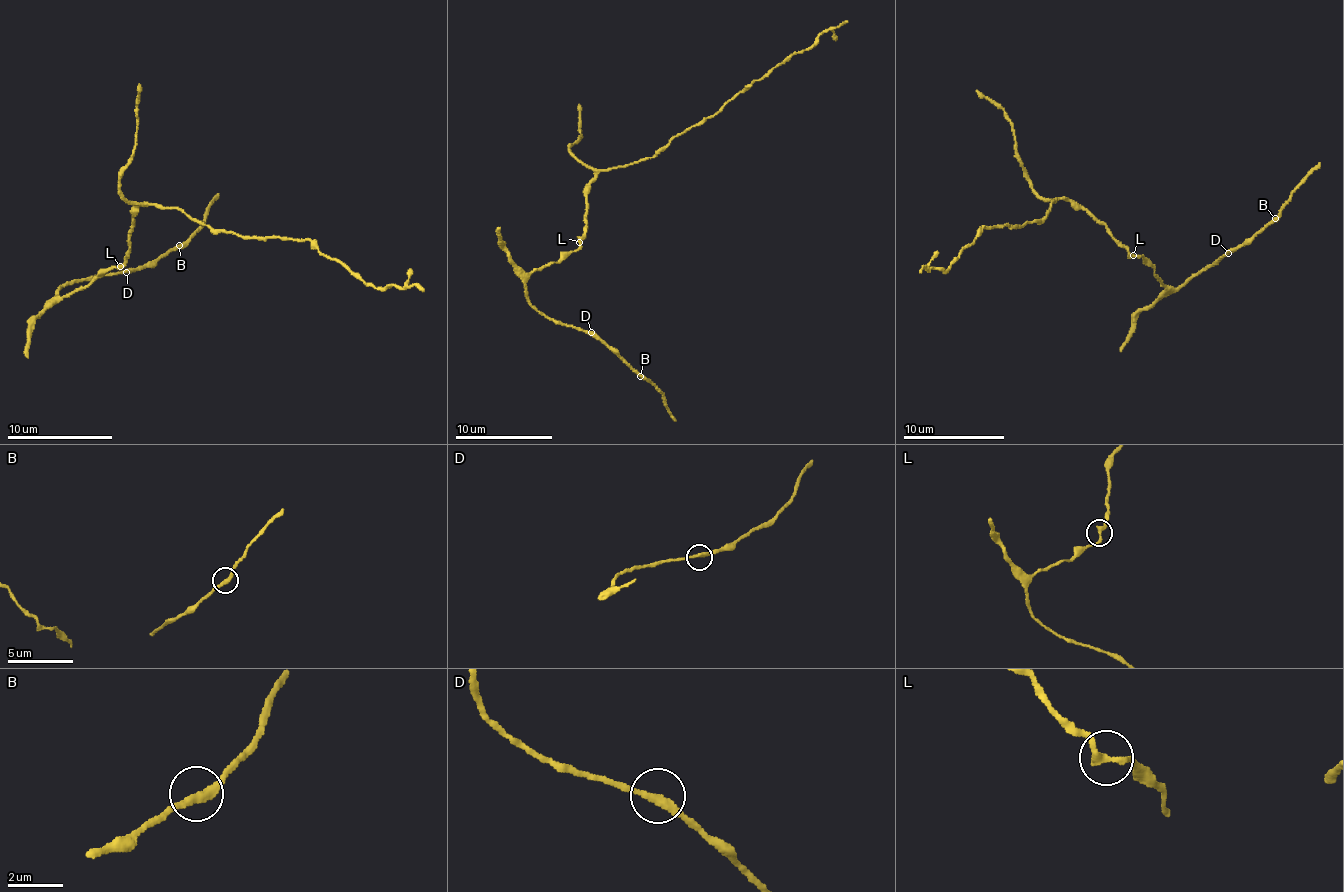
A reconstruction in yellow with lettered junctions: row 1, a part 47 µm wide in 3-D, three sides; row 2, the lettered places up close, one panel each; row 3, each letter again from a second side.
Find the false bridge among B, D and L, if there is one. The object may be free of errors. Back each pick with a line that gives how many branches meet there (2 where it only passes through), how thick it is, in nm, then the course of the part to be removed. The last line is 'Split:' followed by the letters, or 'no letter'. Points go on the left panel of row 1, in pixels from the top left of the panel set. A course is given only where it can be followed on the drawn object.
Split: no letter

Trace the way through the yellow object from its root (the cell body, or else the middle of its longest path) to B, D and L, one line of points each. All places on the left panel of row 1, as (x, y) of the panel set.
B: (132, 233), (119, 268), (105, 268), (55, 300), (69, 281), (139, 270), (179, 245)
D: (132, 233), (127, 259), (119, 268), (105, 268), (83, 288), (55, 300), (55, 293), (69, 281), (126, 272)
L: (132, 233), (127, 259), (119, 267)

